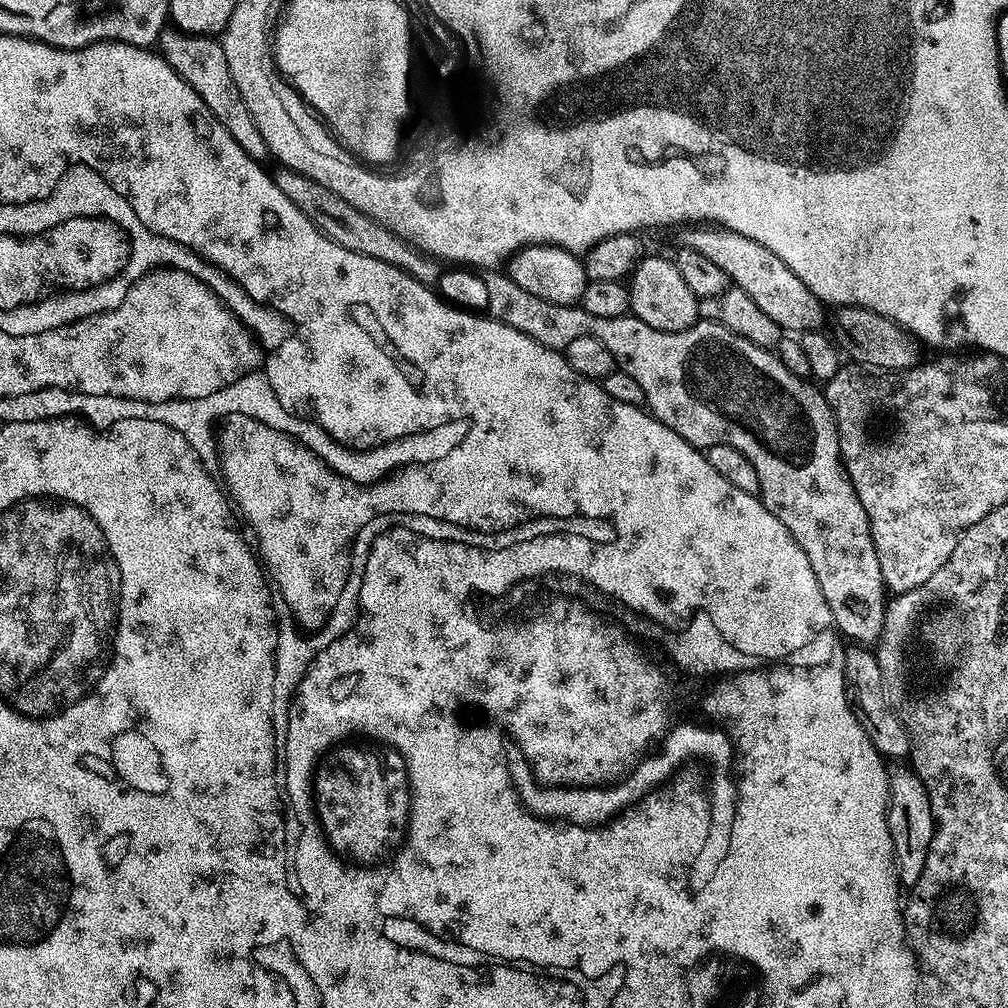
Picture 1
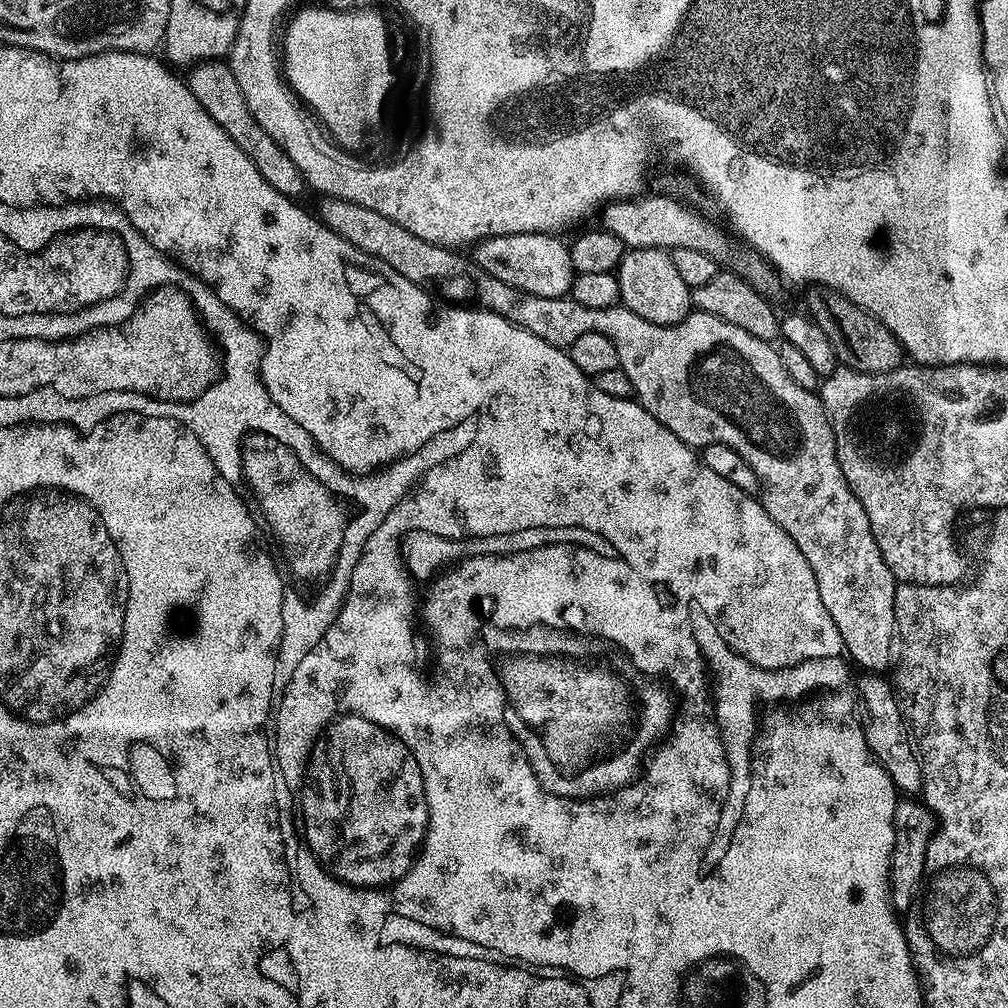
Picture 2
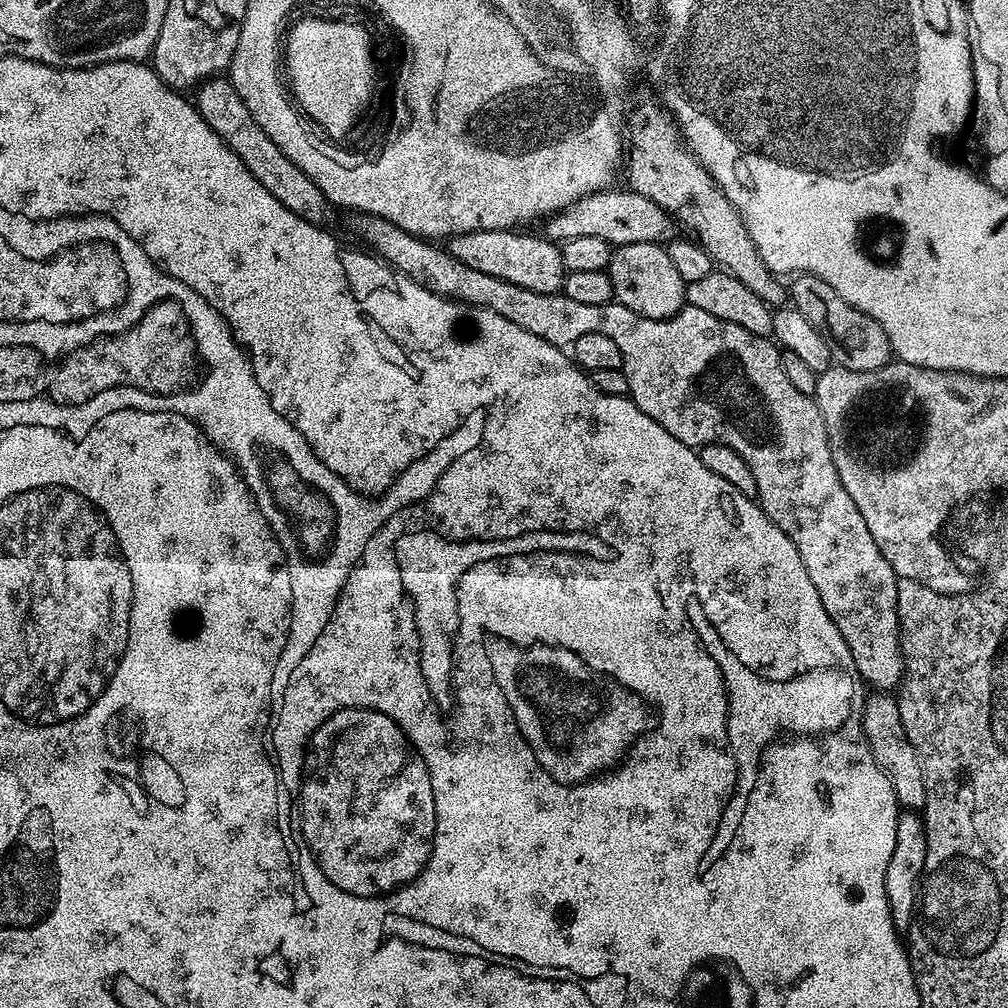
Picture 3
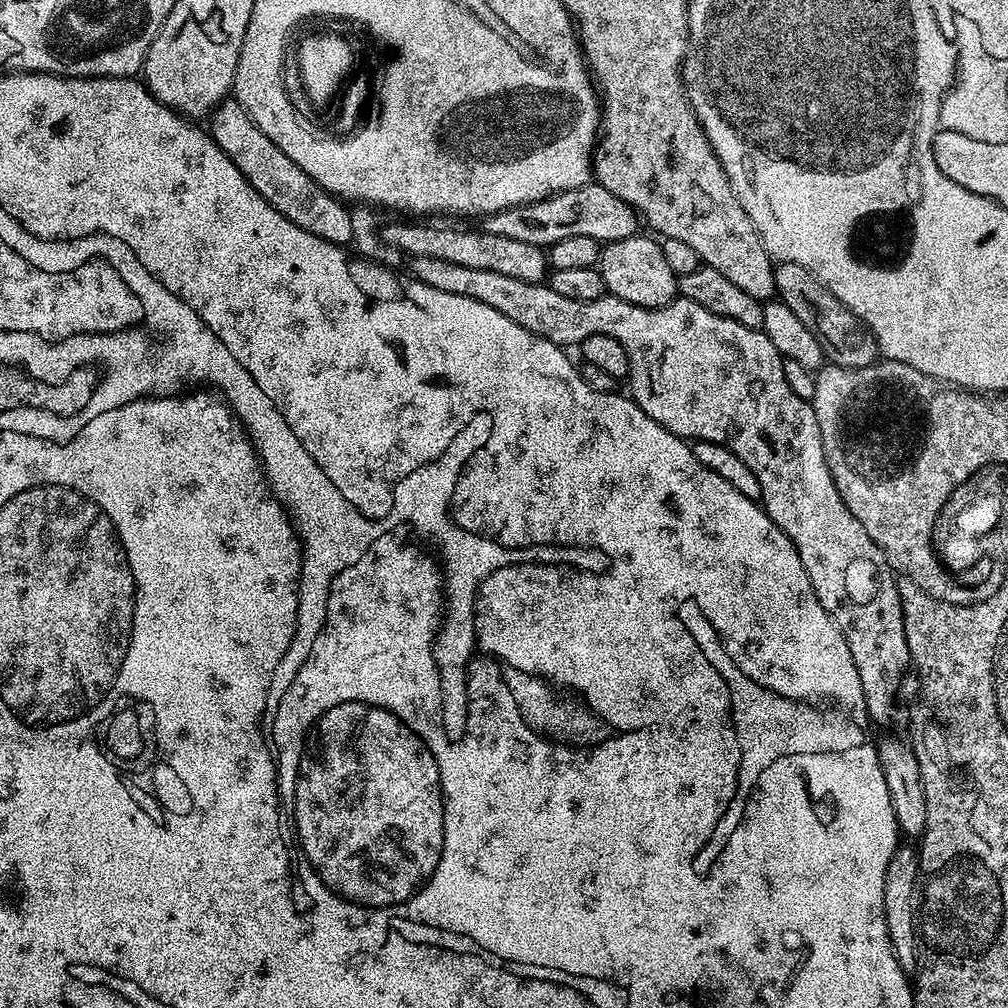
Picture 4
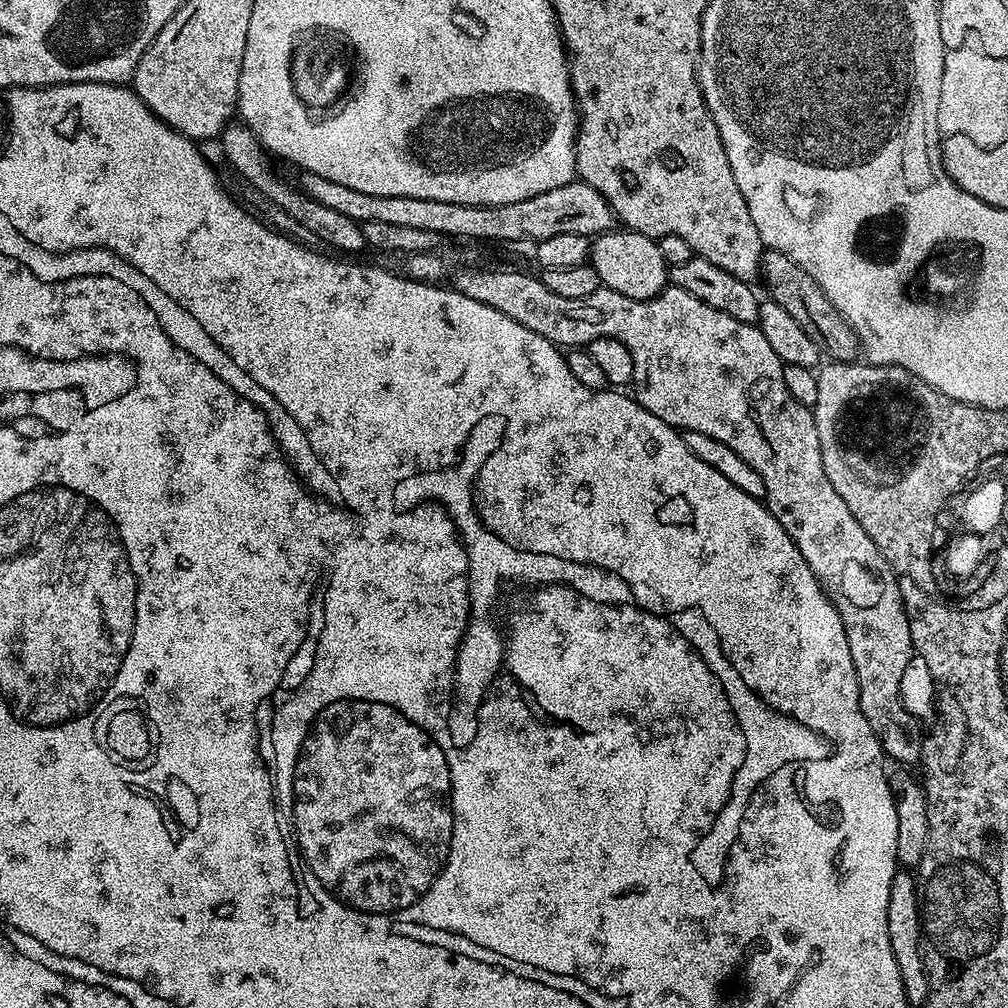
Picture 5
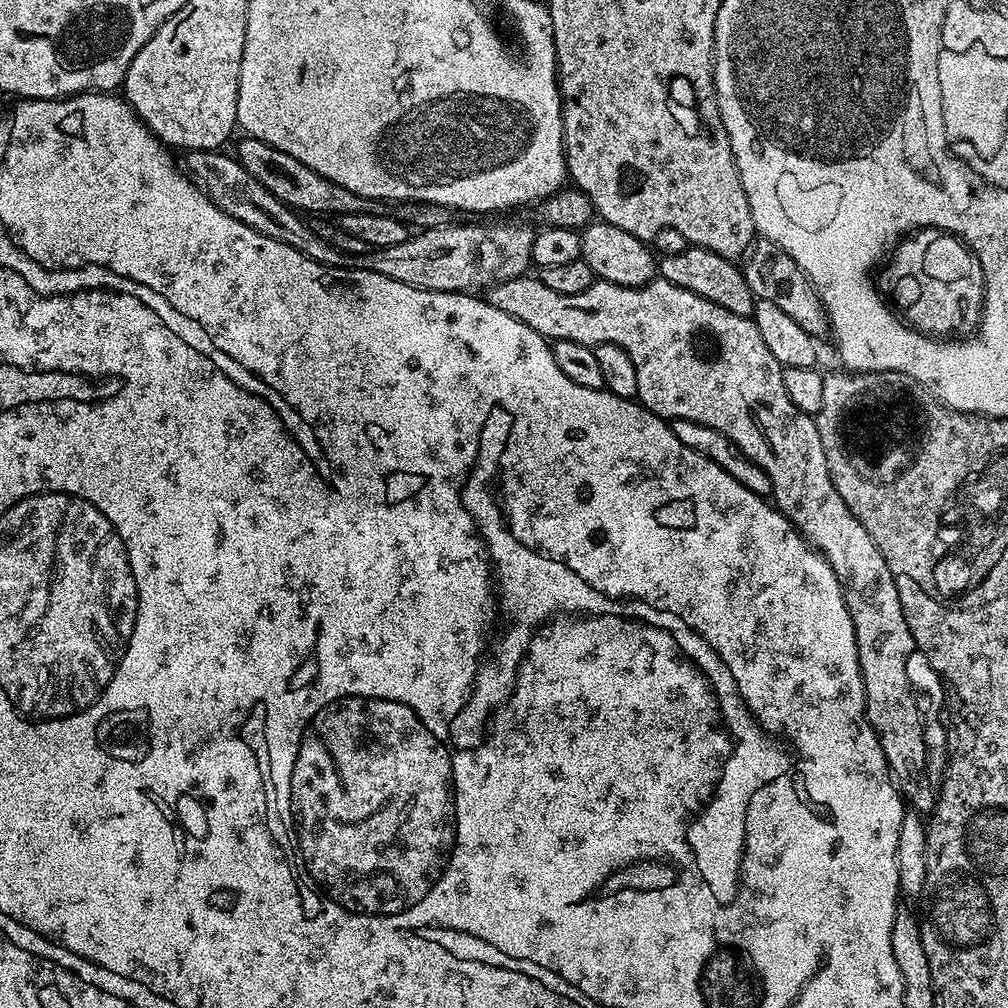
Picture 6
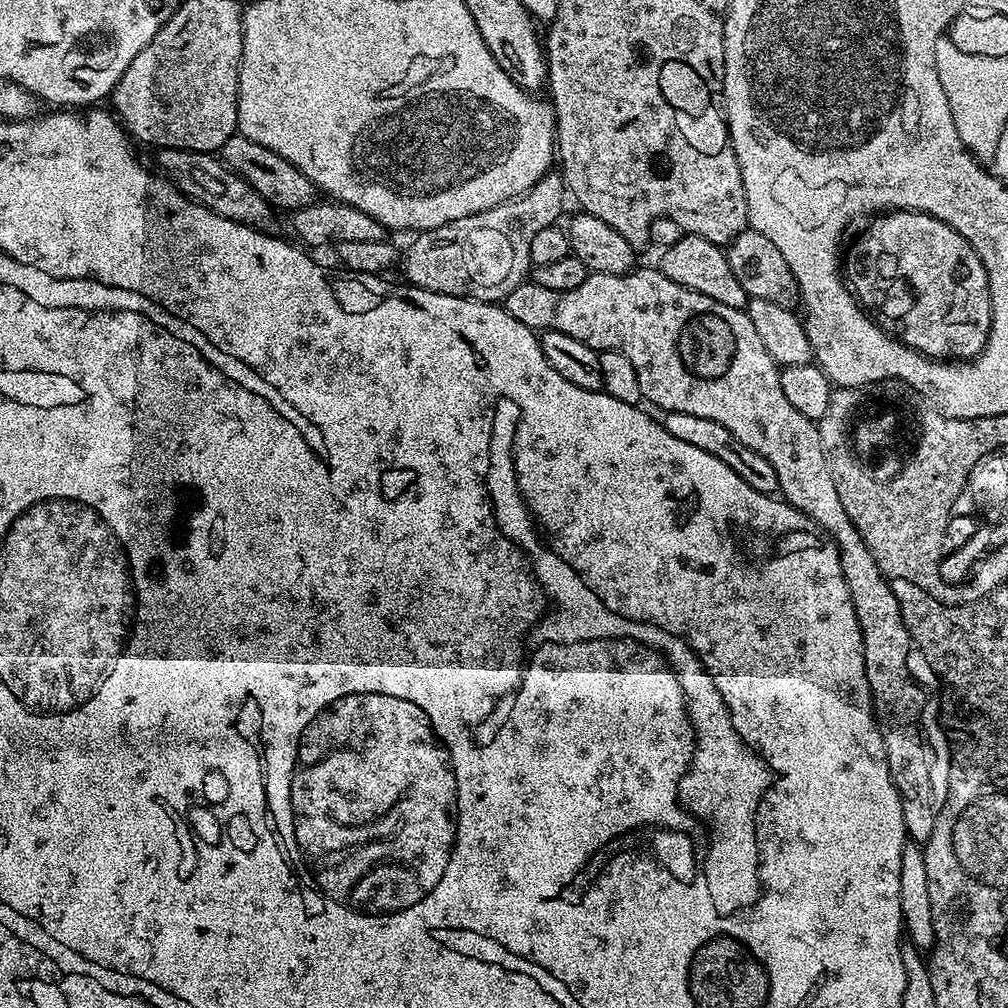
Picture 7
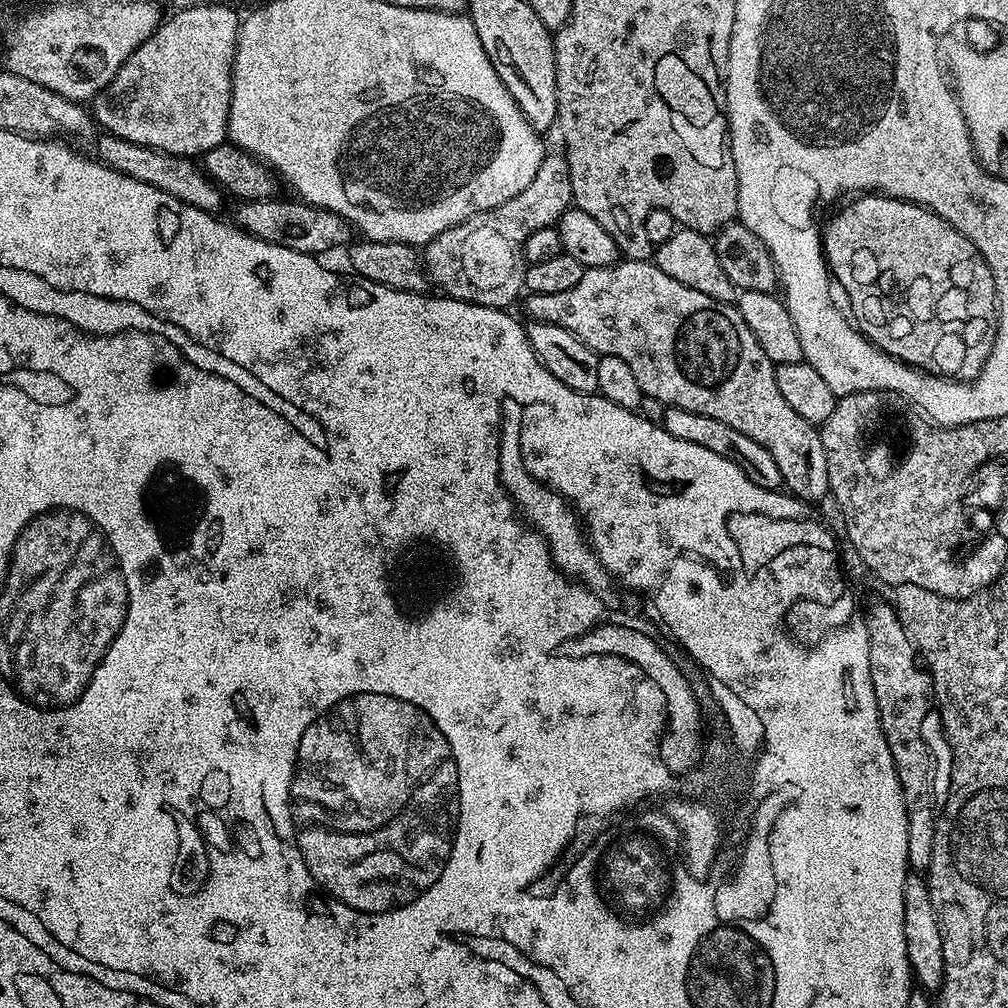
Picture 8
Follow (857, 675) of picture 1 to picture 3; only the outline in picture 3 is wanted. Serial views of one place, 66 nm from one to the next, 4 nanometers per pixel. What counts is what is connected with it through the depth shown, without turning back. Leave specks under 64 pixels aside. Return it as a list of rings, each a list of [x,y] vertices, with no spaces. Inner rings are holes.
[[[890,694],[865,695],[862,705],[862,731],[870,746],[870,754],[874,754],[874,762],[890,778],[890,786],[894,786],[896,803],[904,810],[923,809],[926,802],[926,778],[922,778],[922,762],[918,762],[918,754],[902,726],[900,706],[897,699]]]

